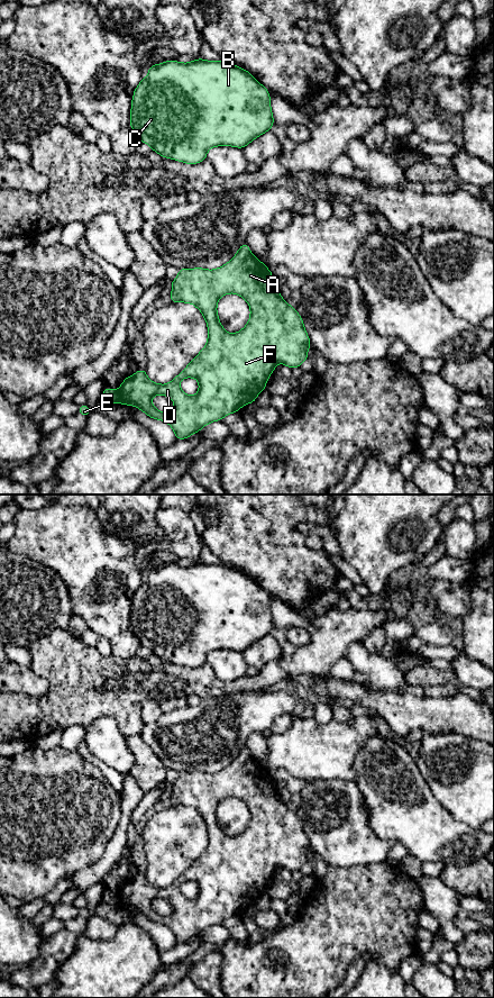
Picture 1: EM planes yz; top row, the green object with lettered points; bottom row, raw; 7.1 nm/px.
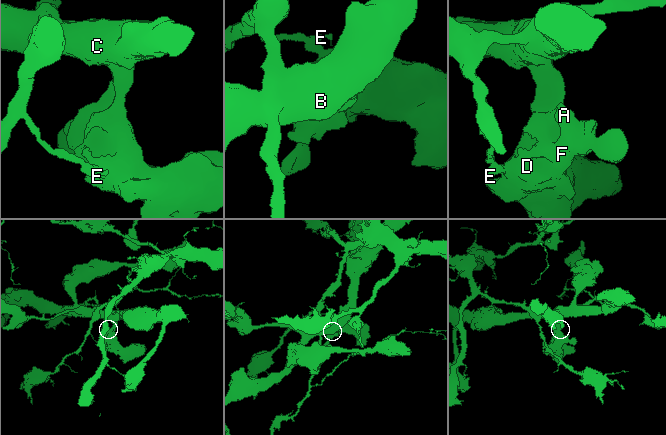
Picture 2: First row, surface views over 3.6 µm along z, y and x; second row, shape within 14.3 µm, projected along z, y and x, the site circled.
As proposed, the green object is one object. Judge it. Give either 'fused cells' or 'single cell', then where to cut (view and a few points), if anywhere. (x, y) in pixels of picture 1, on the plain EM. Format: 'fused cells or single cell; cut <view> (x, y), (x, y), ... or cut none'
fused cells; cut yz (116, 894), (119, 906)

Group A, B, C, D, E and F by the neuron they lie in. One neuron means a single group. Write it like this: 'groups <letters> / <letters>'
groups A B C D F / E

